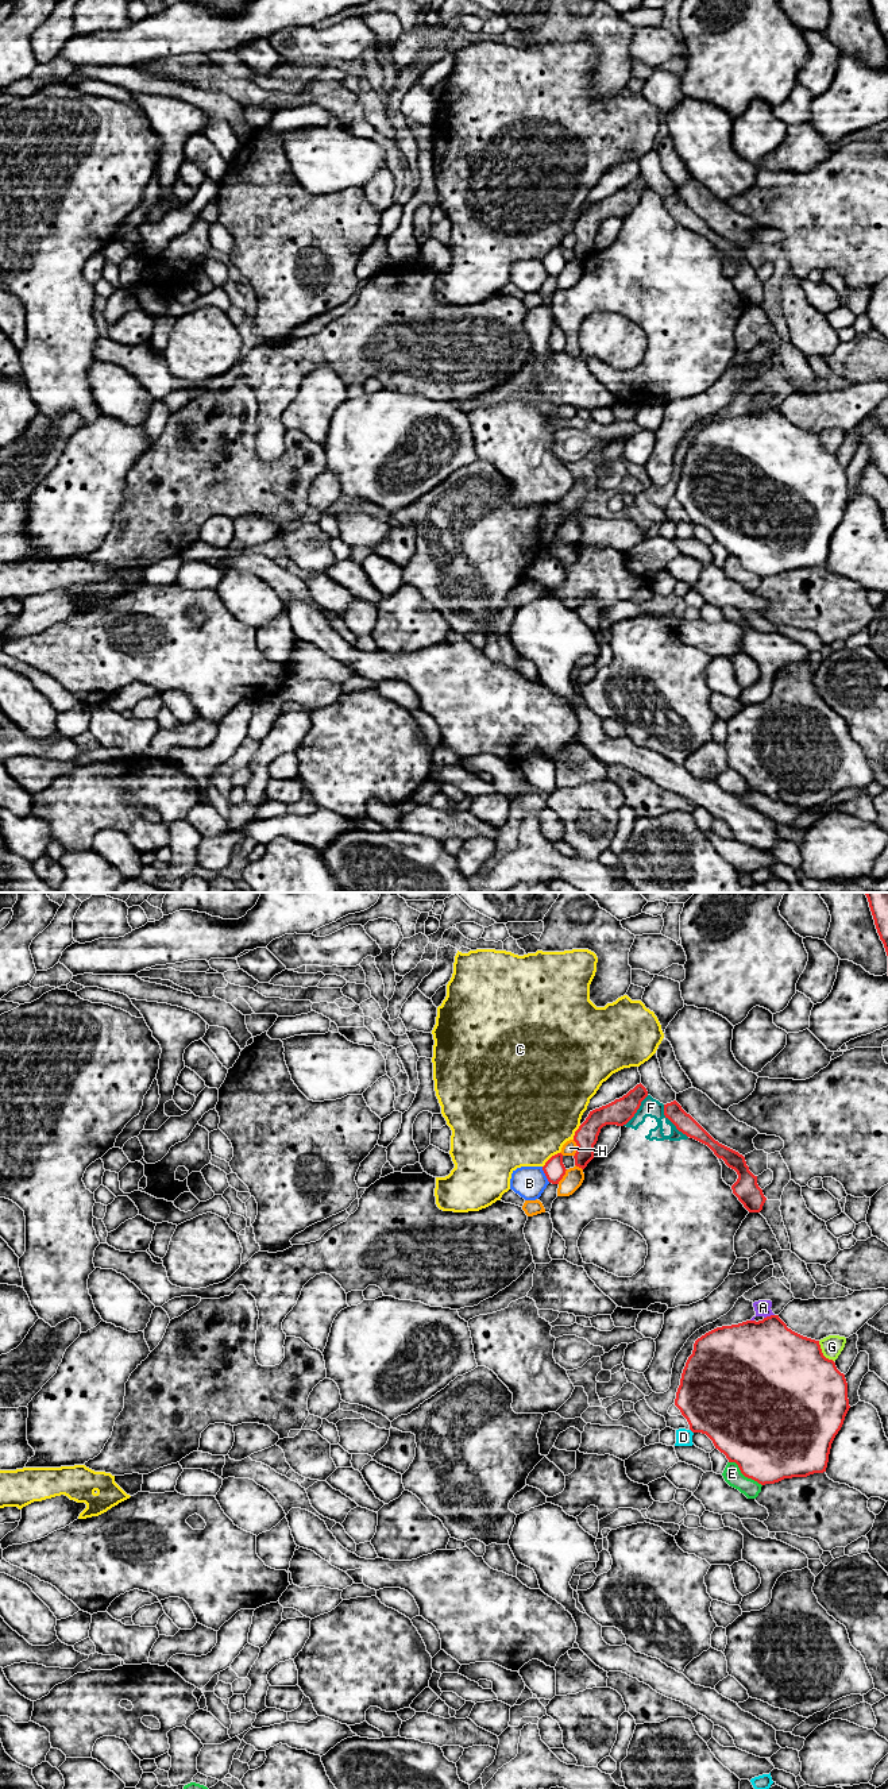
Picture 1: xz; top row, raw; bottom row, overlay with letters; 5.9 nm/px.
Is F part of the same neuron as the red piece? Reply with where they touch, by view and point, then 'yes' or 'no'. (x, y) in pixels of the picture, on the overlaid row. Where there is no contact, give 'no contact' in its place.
xz (671, 1121) | no

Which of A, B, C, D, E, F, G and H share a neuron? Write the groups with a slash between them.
A / B / C / D / E / F / G / H

